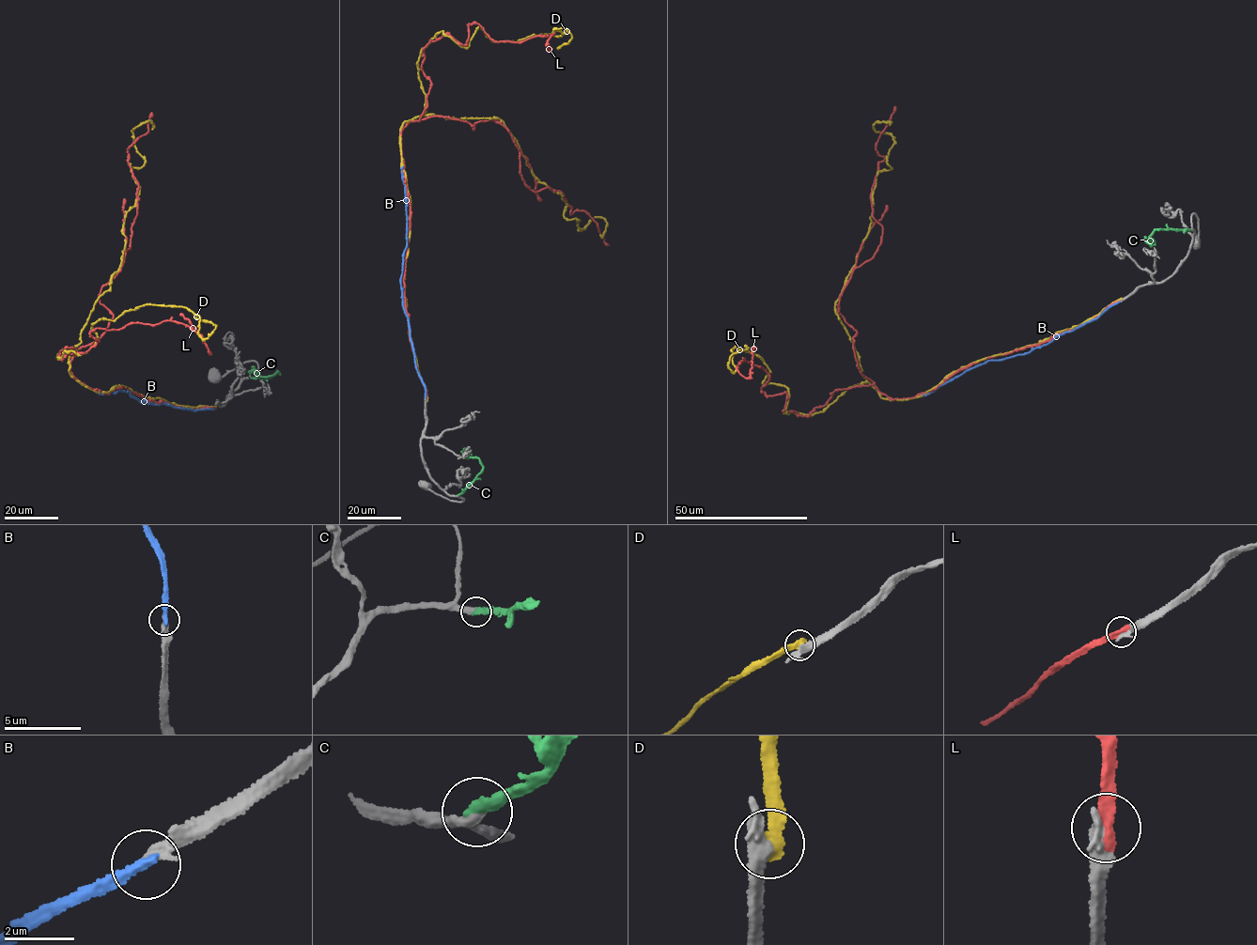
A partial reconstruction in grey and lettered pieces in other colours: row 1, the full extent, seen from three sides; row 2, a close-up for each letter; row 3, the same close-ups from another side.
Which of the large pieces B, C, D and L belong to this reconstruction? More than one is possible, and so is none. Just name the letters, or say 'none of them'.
C, L

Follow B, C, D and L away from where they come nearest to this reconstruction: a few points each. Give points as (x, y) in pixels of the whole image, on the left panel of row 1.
B: (214, 409), (194, 410), (162, 402), (142, 402), (126, 391), (100, 393)
C: (261, 379), (278, 372), (258, 377), (252, 366)
D: (215, 407), (99, 393), (69, 374), (74, 350), (56, 357), (150, 304), (189, 308), (208, 337), (194, 313)
L: (214, 408), (94, 390), (77, 352), (59, 358), (95, 329), (171, 320), (209, 352), (179, 315)

